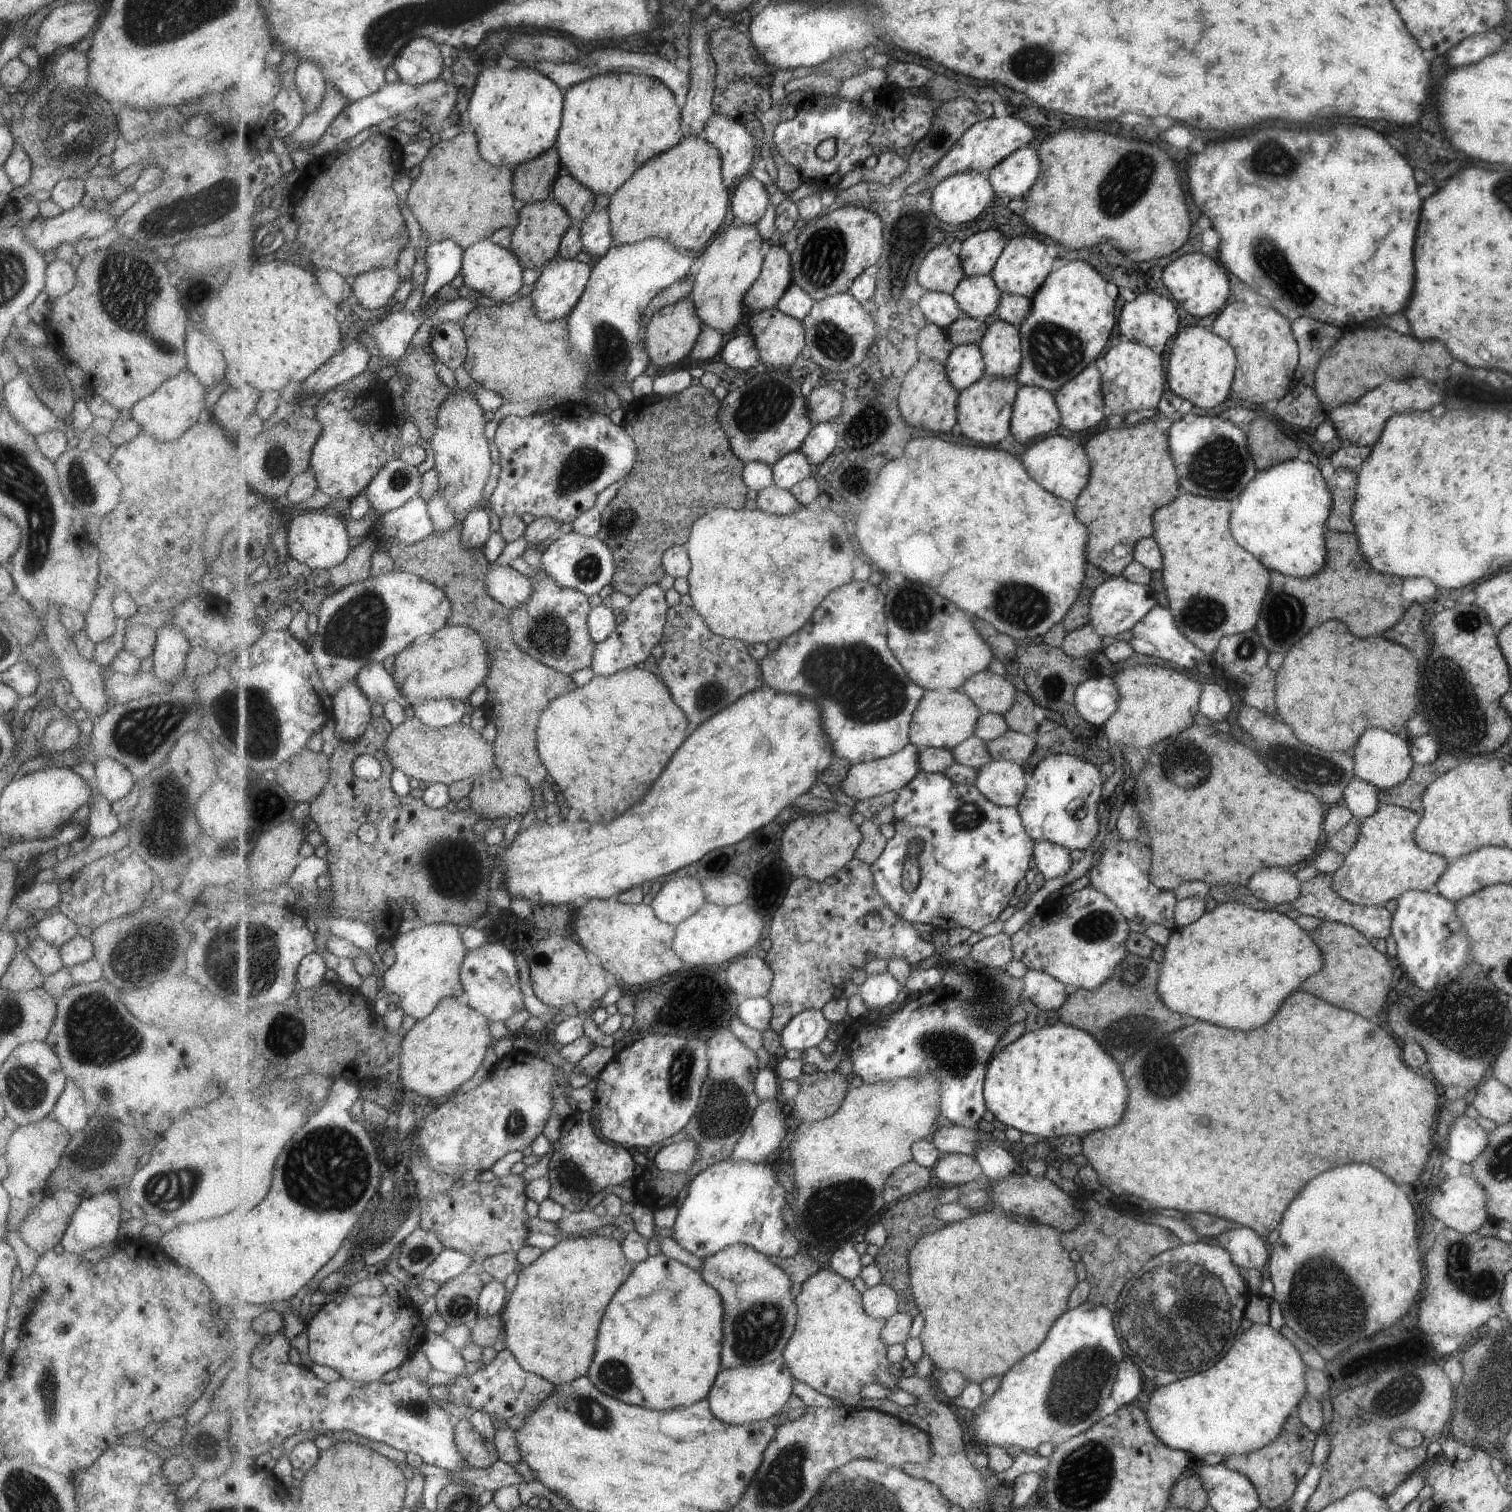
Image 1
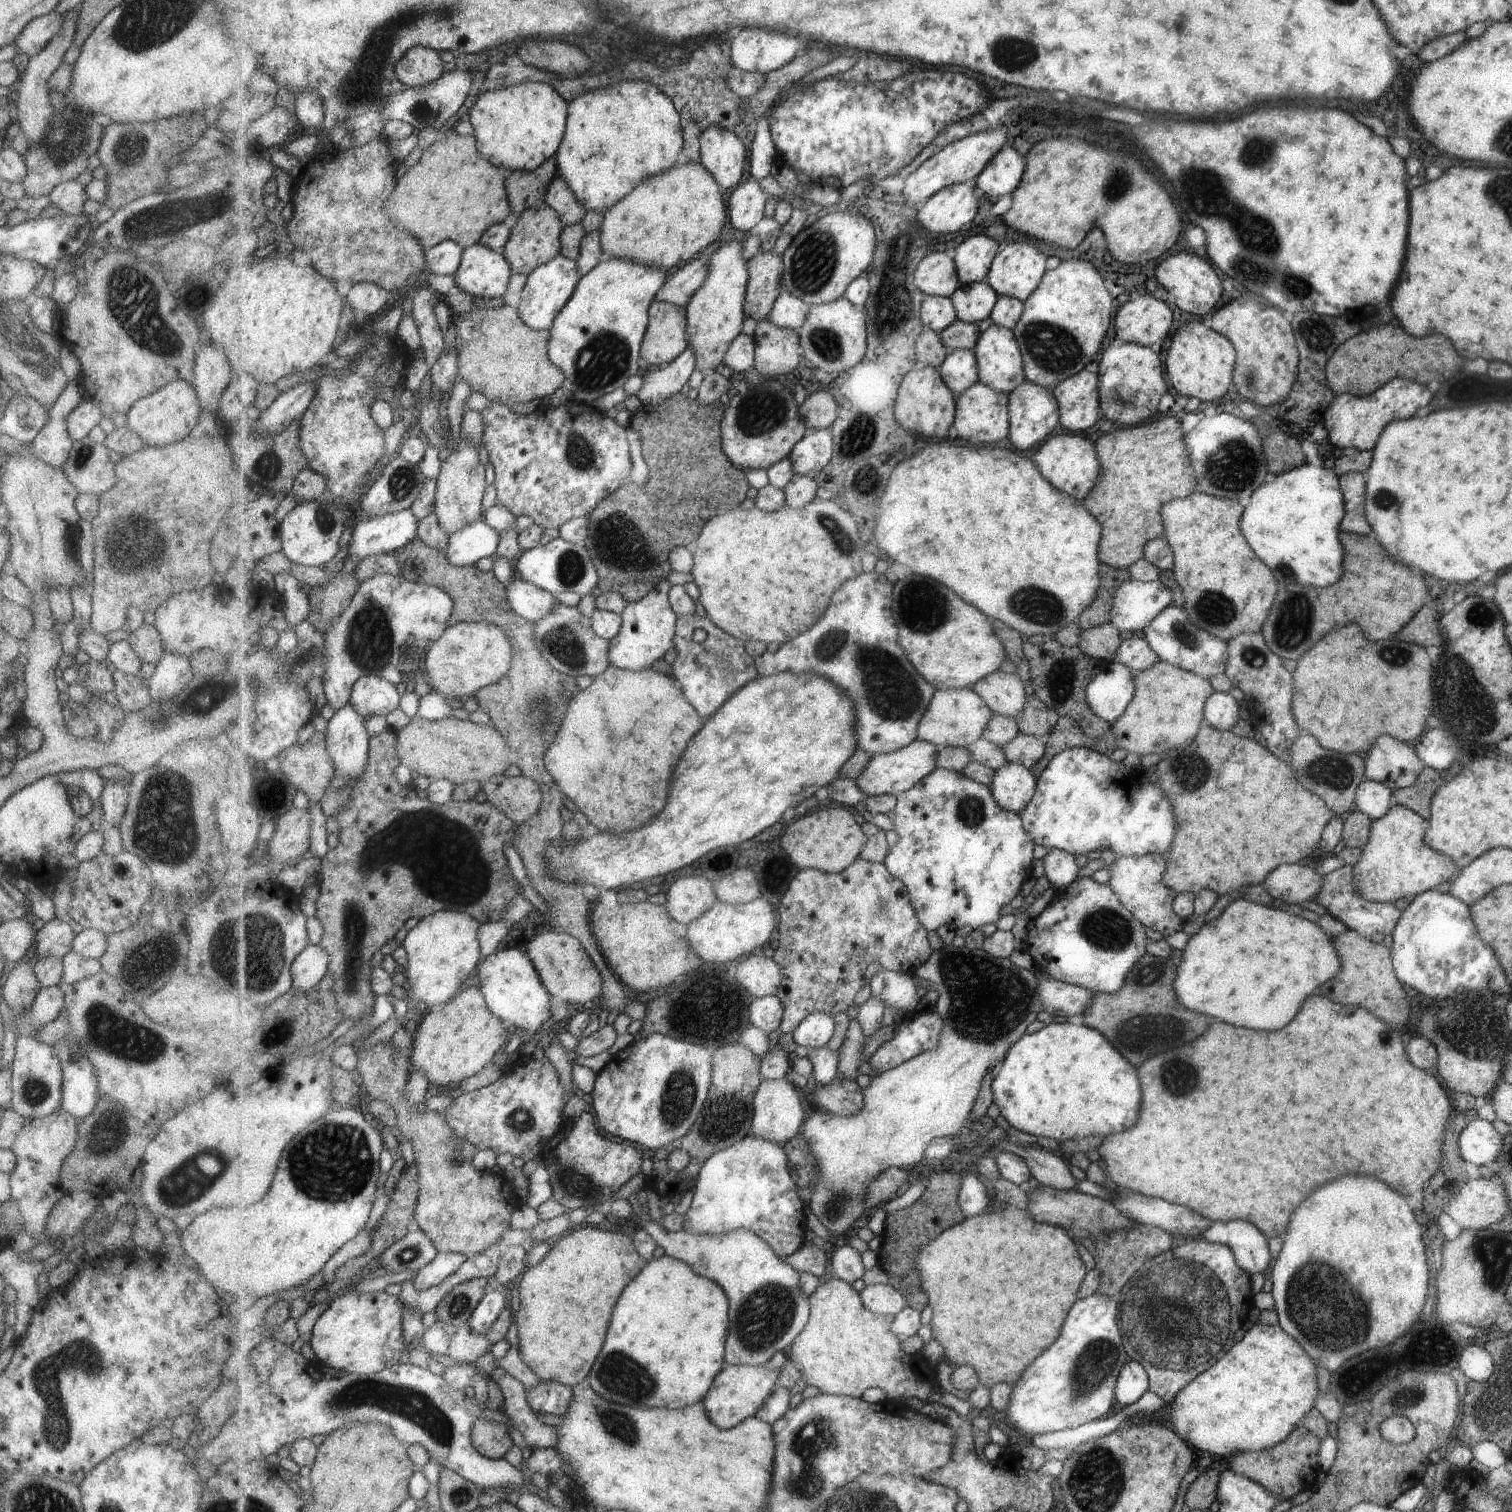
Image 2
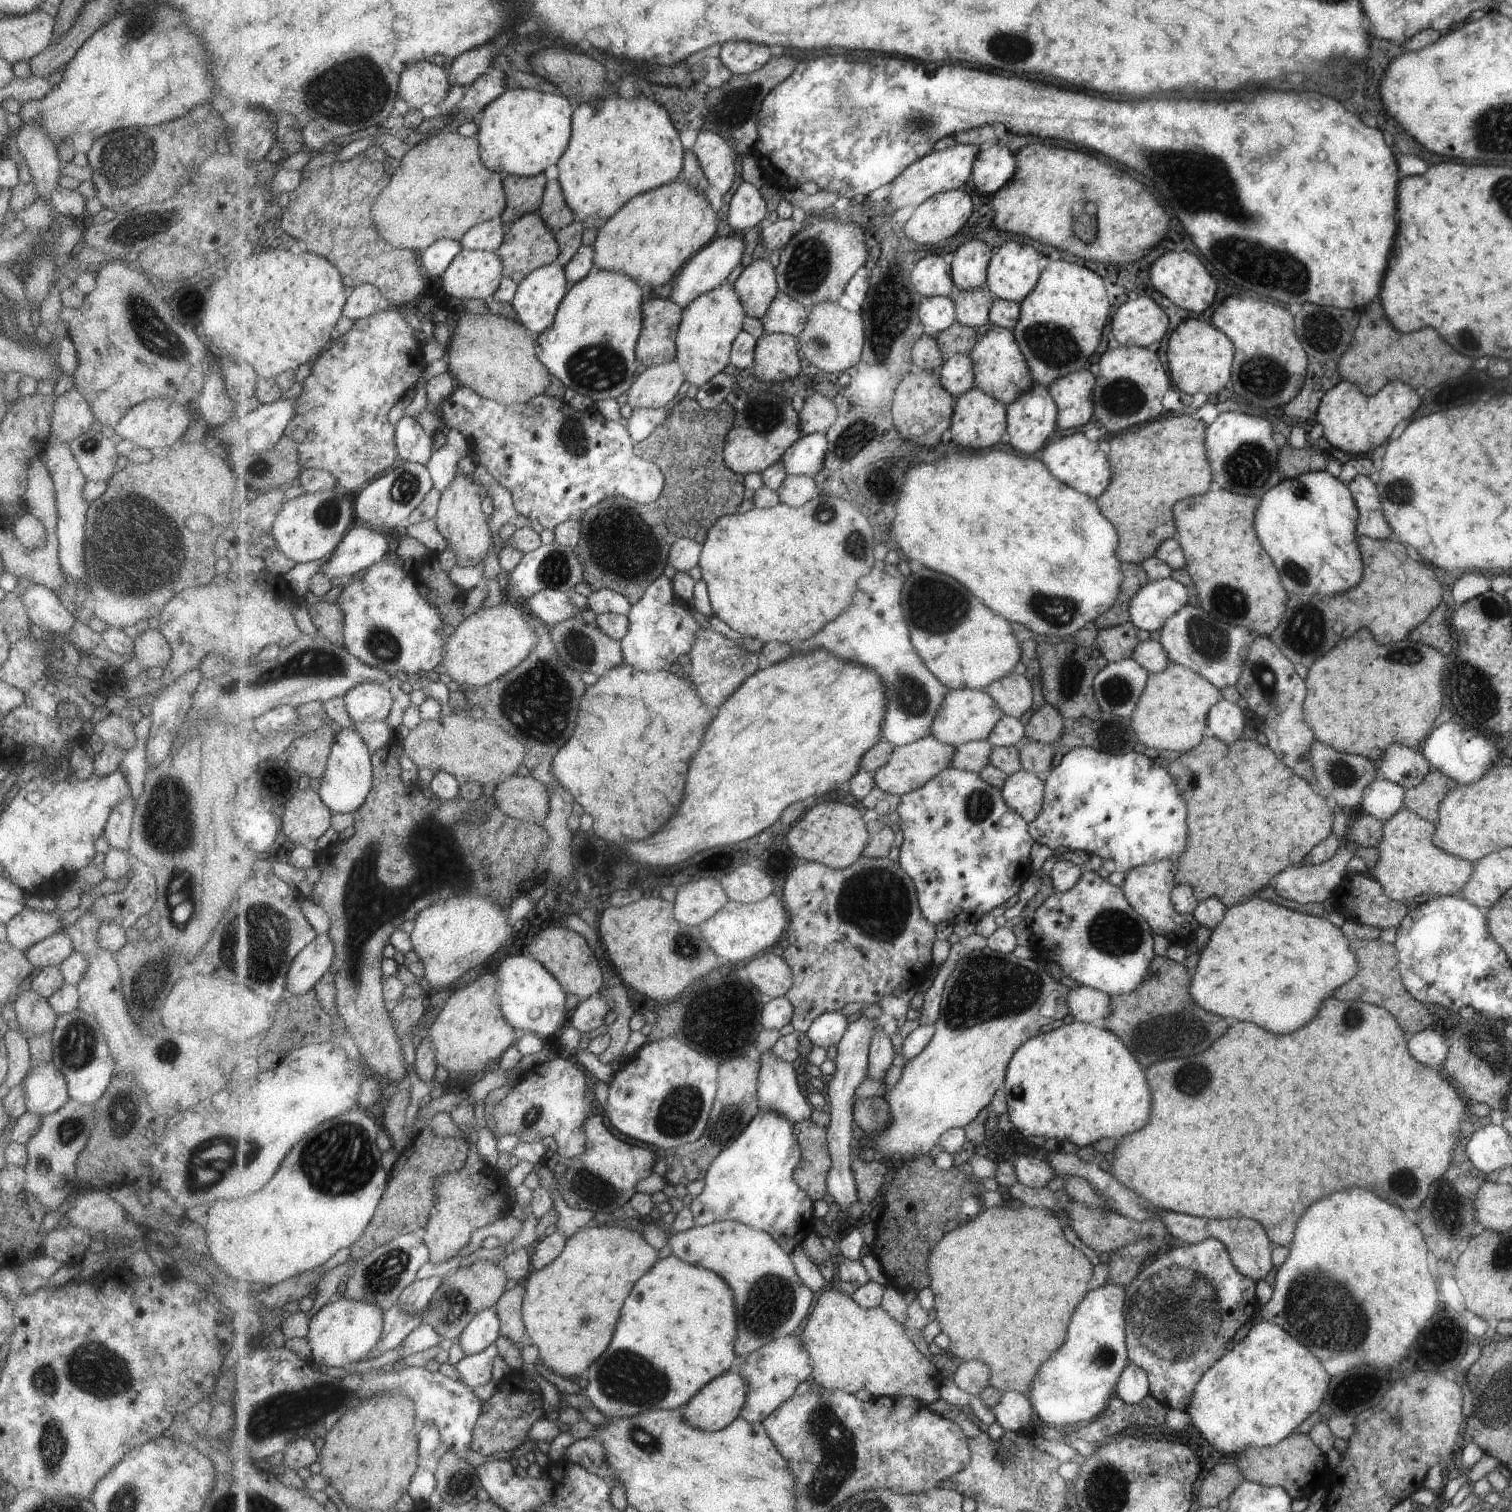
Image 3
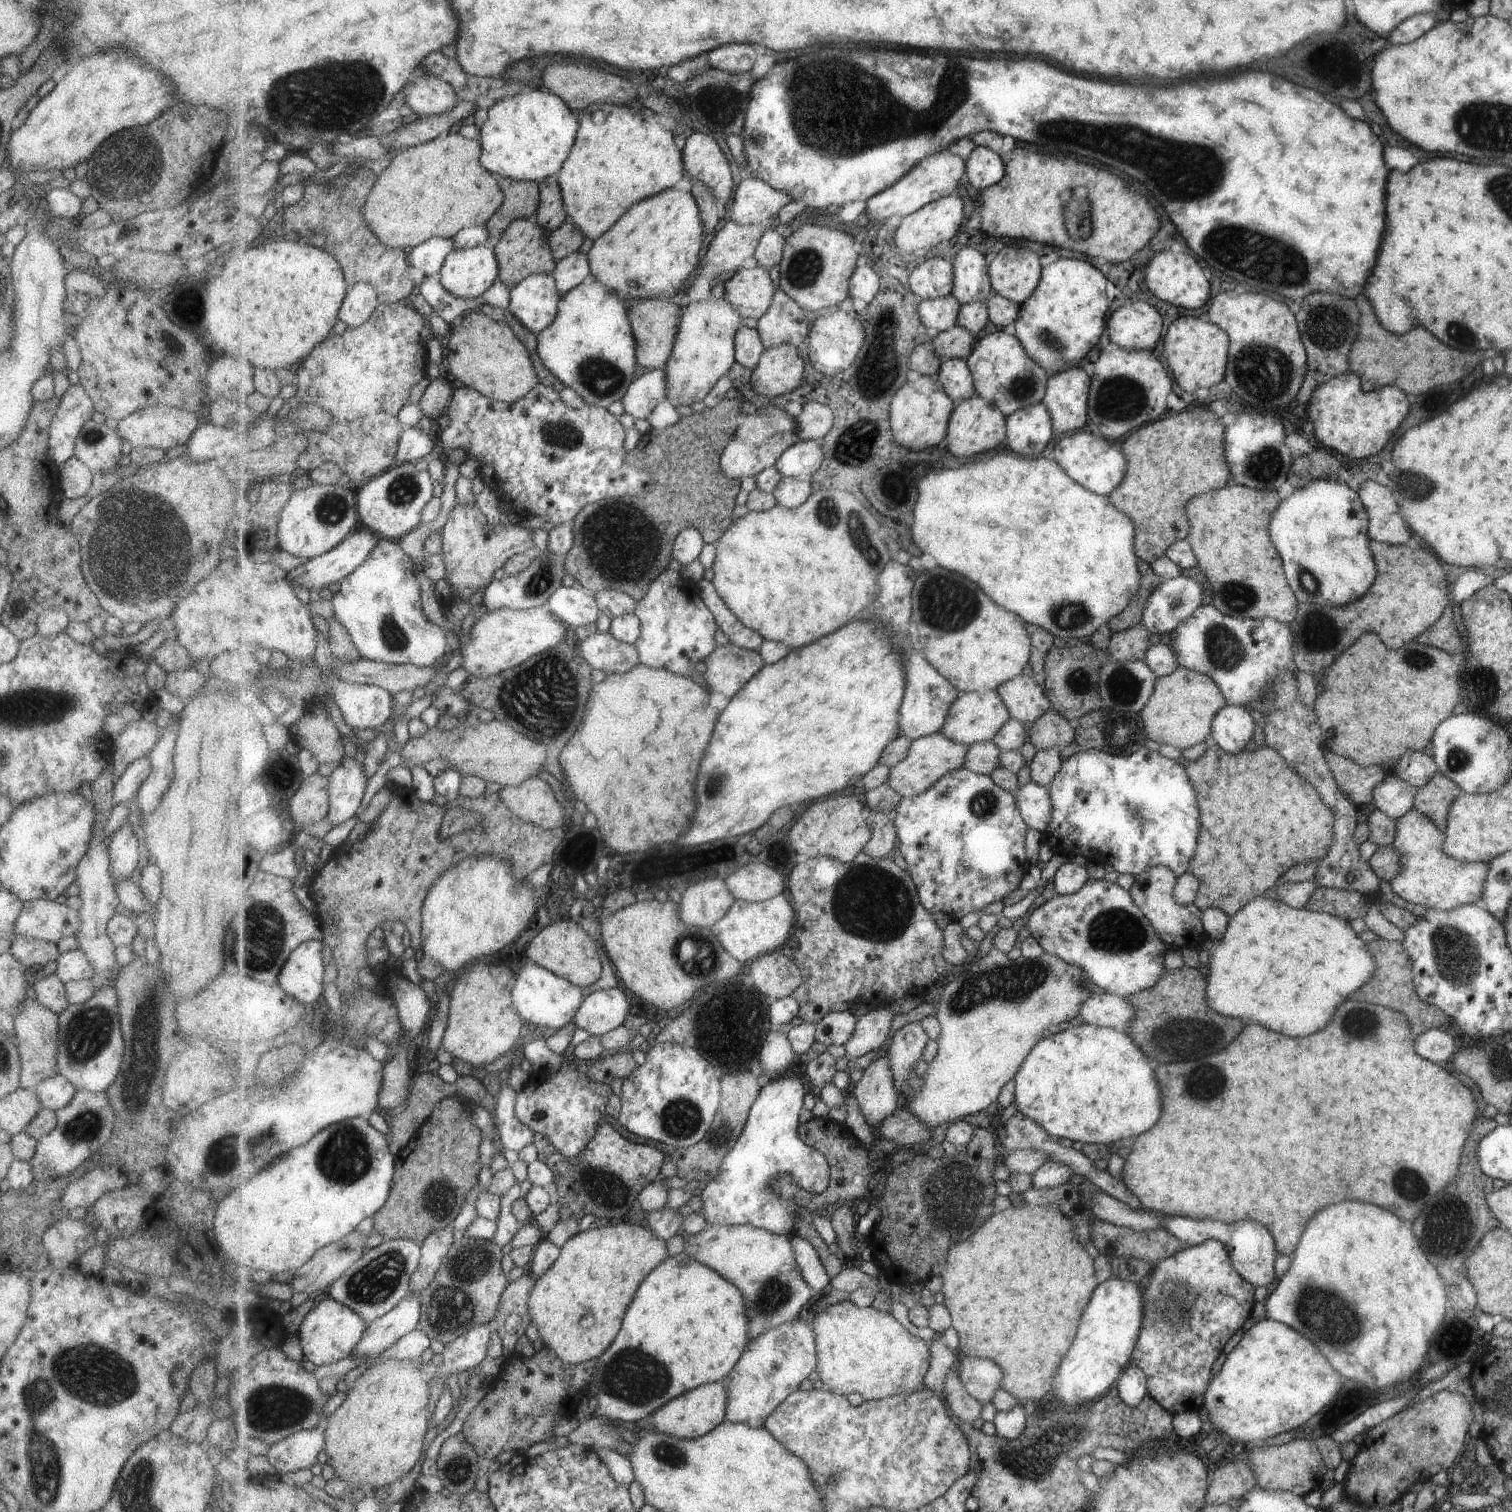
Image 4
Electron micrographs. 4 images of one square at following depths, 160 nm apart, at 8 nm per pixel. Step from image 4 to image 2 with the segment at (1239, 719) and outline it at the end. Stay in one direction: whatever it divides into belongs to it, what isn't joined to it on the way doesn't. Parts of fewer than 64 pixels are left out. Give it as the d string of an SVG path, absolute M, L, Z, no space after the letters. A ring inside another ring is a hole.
M1213 691L1211 696L1205 701L1205 722L1217 730L1229 731L1229 728L1237 722L1239 715L1239 706L1229 696L1229 693Z

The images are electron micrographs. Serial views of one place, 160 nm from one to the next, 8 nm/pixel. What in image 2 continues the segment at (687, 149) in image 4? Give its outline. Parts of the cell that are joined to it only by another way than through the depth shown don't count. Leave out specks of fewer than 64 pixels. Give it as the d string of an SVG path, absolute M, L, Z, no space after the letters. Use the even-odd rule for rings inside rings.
M711 125L701 134L703 163L715 176L723 189L729 190L745 176L747 148L733 131Z

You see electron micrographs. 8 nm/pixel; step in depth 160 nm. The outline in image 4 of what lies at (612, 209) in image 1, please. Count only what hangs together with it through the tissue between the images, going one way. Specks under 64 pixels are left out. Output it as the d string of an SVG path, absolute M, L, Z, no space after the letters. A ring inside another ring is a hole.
M667 189L633 206L588 252L591 279L601 281L621 299L643 298L667 302L701 266L701 244L707 230L693 192Z

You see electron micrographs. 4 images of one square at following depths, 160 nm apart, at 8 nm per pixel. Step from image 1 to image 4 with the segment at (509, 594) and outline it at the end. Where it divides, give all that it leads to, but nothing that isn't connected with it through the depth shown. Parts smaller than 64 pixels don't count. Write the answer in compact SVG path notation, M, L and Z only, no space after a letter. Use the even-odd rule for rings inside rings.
M580 585L562 586L545 603L570 628L597 622L602 610L596 599L596 592Z

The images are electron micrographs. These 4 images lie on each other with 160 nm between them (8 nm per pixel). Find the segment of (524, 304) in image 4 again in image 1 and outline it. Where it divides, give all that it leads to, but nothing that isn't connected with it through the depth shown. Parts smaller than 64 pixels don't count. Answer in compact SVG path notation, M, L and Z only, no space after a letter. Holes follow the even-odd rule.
M557 257L544 266L543 274L534 284L534 289L529 296L535 304L537 316L543 322L555 322L567 318L575 308L581 296L585 294L589 279L592 277L592 268L589 264L578 262L577 260L565 260L563 257Z

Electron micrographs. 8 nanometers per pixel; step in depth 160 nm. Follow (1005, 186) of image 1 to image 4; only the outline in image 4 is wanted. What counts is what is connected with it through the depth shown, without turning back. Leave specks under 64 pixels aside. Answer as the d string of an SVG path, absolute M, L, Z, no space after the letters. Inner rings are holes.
M976 145L966 163L966 180L981 192L997 184L1006 173L1002 155L983 145Z

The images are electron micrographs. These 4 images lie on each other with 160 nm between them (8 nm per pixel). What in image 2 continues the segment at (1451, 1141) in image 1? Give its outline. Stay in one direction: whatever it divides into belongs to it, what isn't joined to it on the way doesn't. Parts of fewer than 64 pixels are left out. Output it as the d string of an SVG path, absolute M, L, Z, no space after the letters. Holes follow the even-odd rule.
M1484 1119L1468 1122L1458 1136L1458 1149L1463 1160L1475 1166L1491 1164L1502 1150L1502 1136Z

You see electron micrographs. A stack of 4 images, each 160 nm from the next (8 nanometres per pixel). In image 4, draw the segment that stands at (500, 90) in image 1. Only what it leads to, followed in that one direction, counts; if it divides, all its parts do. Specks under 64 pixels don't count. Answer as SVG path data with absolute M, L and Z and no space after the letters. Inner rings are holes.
M534 89L530 94L513 95L512 98L501 100L488 109L488 120L480 129L482 155L480 161L490 173L500 177L511 177L524 181L545 180L563 168L565 161L572 153L576 143L580 117L570 109L570 106L552 92Z

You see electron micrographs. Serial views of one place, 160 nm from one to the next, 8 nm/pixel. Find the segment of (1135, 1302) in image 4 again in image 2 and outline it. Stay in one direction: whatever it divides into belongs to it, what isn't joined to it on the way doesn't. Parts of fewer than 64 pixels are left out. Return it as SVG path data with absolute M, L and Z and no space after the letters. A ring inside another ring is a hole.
M1097 1291L1076 1300L1075 1306L1069 1310L1069 1316L1060 1326L1059 1336L1025 1369L1014 1387L1010 1407L1005 1415L1001 1415L1005 1422L1011 1422L1010 1427L1032 1438L1034 1434L1073 1428L1097 1420L1109 1410L1113 1402L1113 1384L1116 1384L1117 1374L1120 1374L1127 1361L1124 1346L1121 1346L1118 1309L1119 1306L1115 1300L1111 1300L1111 1296Z

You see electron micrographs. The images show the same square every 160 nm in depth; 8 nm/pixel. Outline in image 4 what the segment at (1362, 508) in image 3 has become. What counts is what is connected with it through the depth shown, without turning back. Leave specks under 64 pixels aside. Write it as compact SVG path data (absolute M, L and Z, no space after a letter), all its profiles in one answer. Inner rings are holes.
M1366 480L1357 494L1368 515L1368 538L1388 545L1407 544L1409 529L1388 486Z

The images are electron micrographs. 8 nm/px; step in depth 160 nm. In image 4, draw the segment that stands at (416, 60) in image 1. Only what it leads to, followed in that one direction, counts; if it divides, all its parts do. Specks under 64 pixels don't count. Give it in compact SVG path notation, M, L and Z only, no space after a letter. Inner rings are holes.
M427 72L409 82L403 93L406 104L421 117L450 113L461 101L452 84Z

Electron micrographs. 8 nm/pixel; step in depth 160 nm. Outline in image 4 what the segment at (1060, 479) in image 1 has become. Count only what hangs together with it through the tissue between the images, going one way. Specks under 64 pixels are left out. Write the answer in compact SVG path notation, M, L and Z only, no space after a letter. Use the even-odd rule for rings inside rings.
M1075 432L1071 436L1061 438L1053 446L1049 458L1057 462L1069 478L1098 495L1108 495L1119 485L1125 474L1125 462L1127 462L1123 450L1113 446L1111 440L1103 440L1103 436L1095 438L1093 432Z

